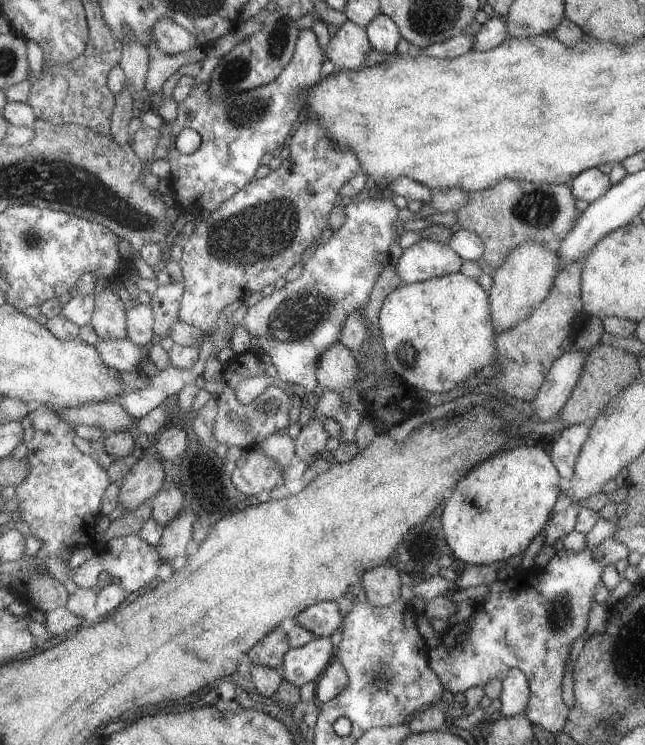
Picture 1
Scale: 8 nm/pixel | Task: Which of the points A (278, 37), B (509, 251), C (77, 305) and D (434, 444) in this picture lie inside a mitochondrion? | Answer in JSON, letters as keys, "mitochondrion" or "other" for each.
{"A":"mitochondrion","B":"other","C":"other","D":"other"}

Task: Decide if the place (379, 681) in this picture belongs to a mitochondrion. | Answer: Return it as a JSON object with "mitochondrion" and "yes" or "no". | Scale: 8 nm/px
{"mitochondrion":"yes"}

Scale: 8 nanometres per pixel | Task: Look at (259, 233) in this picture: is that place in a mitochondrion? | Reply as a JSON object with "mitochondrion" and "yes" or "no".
{"mitochondrion":"yes"}

